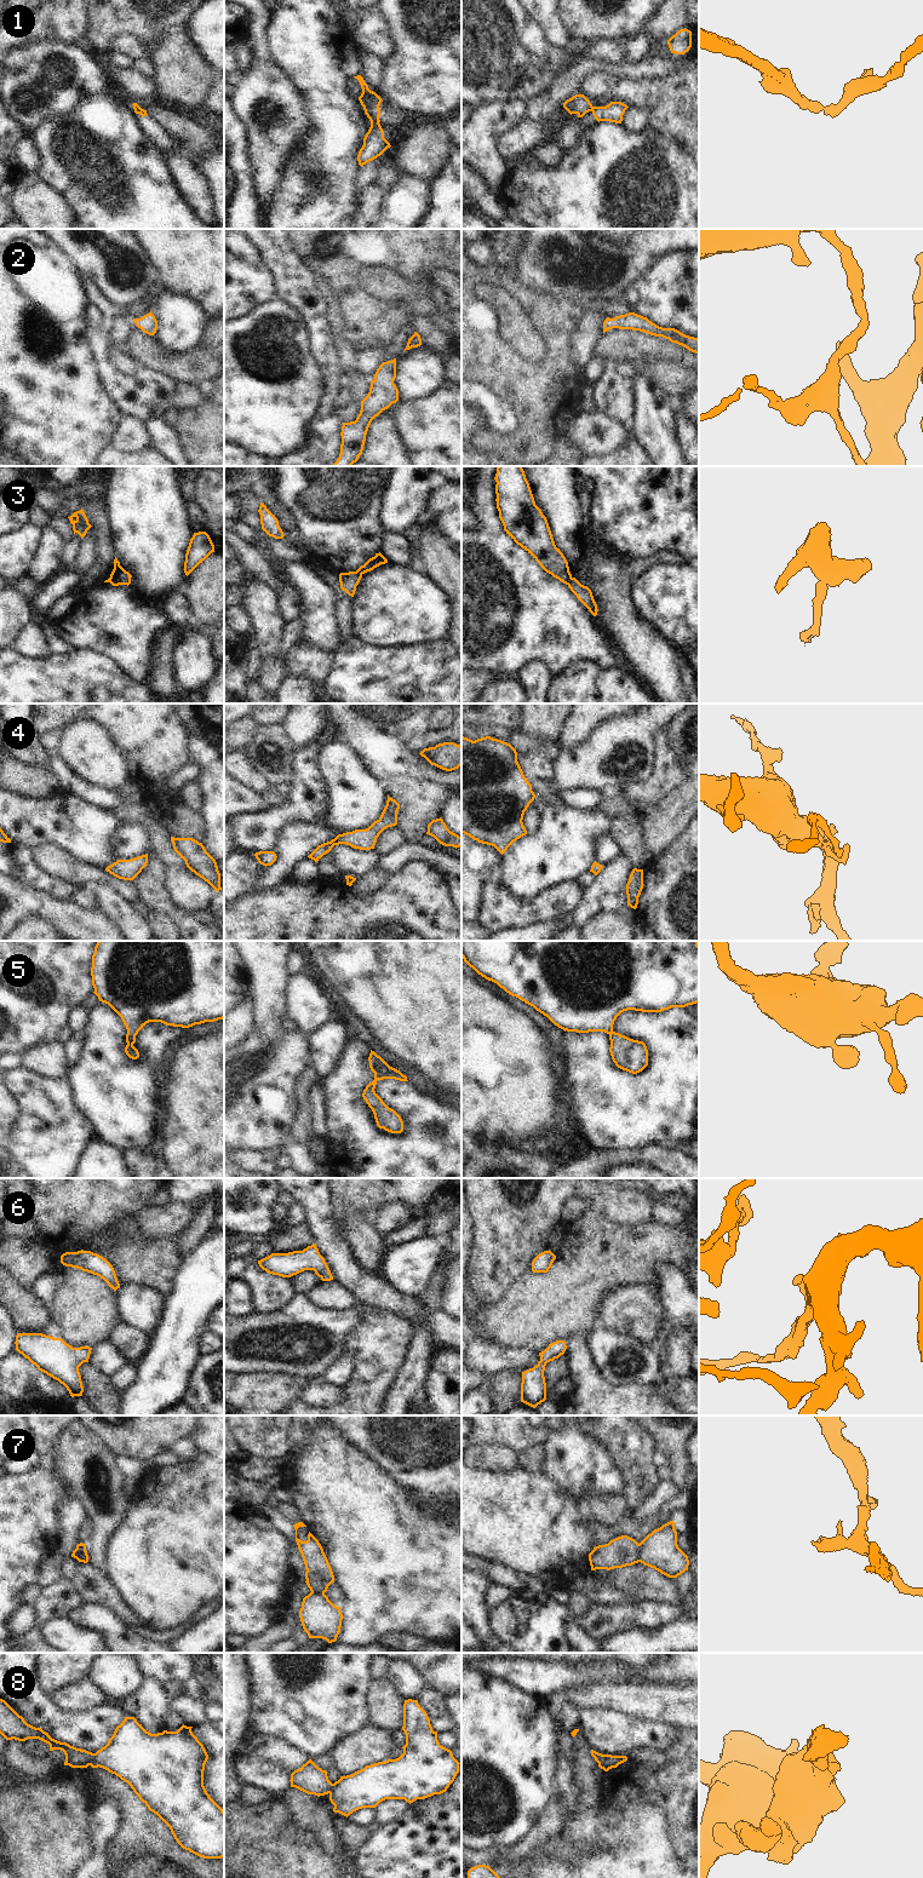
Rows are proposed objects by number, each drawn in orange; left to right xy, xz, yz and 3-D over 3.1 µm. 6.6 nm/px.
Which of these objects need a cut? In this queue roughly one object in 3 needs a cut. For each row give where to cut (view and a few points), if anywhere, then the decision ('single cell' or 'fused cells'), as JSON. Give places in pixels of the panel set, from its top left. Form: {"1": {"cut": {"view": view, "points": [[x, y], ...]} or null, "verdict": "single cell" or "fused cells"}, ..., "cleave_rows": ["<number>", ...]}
{"1": {"cut": {"view": "xz", "points": [[378, 121], [371, 124]]}, "verdict": "fused cells"}, "2": {"cut": null, "verdict": "single cell"}, "3": {"cut": {"view": "yz", "points": [[571, 576], [566, 584]]}, "verdict": "fused cells"}, "4": {"cut": null, "verdict": "single cell"}, "5": {"cut": null, "verdict": "single cell"}, "6": {"cut": null, "verdict": "single cell"}, "7": {"cut": {"view": "yz", "points": [[637, 1544], [640, 1561]]}, "verdict": "fused cells"}, "8": {"cut": {"view": "xy", "points": [[93, 1753], [93, 1758], [89, 1764]]}, "verdict": "fused cells"}, "cleave_rows": ["1", "3", "7", "8"]}

